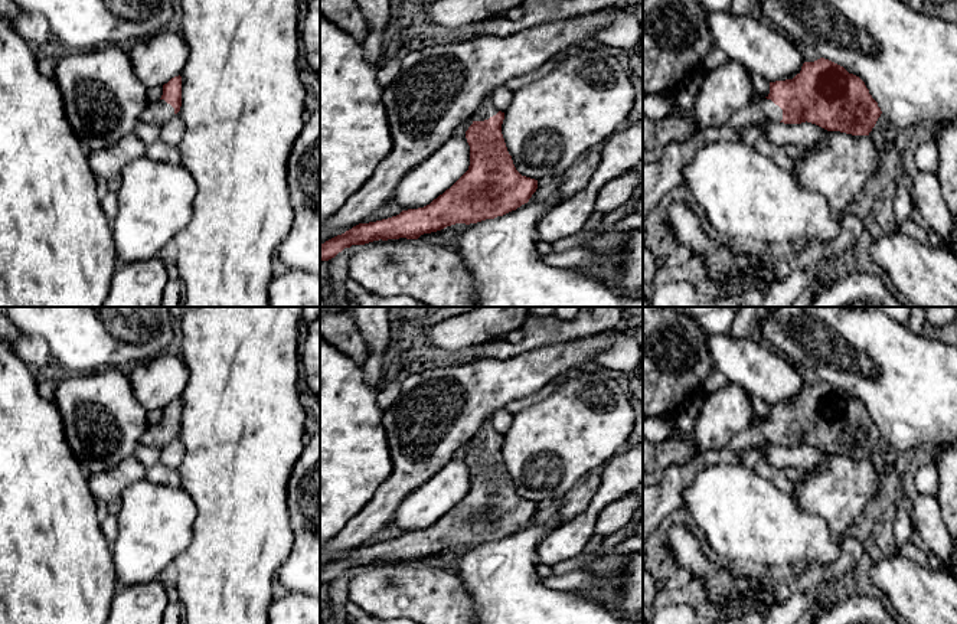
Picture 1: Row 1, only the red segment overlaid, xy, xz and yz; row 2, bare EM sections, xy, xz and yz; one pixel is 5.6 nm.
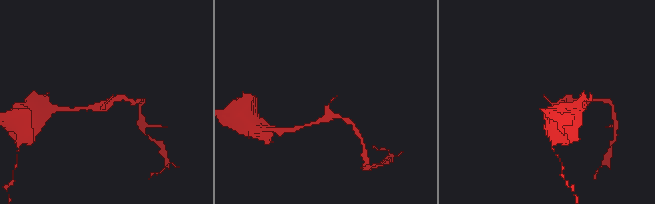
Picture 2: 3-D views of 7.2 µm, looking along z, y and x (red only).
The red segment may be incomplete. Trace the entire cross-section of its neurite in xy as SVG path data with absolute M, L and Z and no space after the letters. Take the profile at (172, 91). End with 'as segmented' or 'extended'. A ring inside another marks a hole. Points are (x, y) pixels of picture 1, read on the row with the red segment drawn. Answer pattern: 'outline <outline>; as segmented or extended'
outline M182 76L172 78L163 85L163 95L159 101L148 104L141 112L140 120L163 127L182 107Z; extended

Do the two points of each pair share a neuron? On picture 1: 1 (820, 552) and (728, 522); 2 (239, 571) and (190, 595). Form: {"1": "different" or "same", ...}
{"1": "same", "2": "same"}

